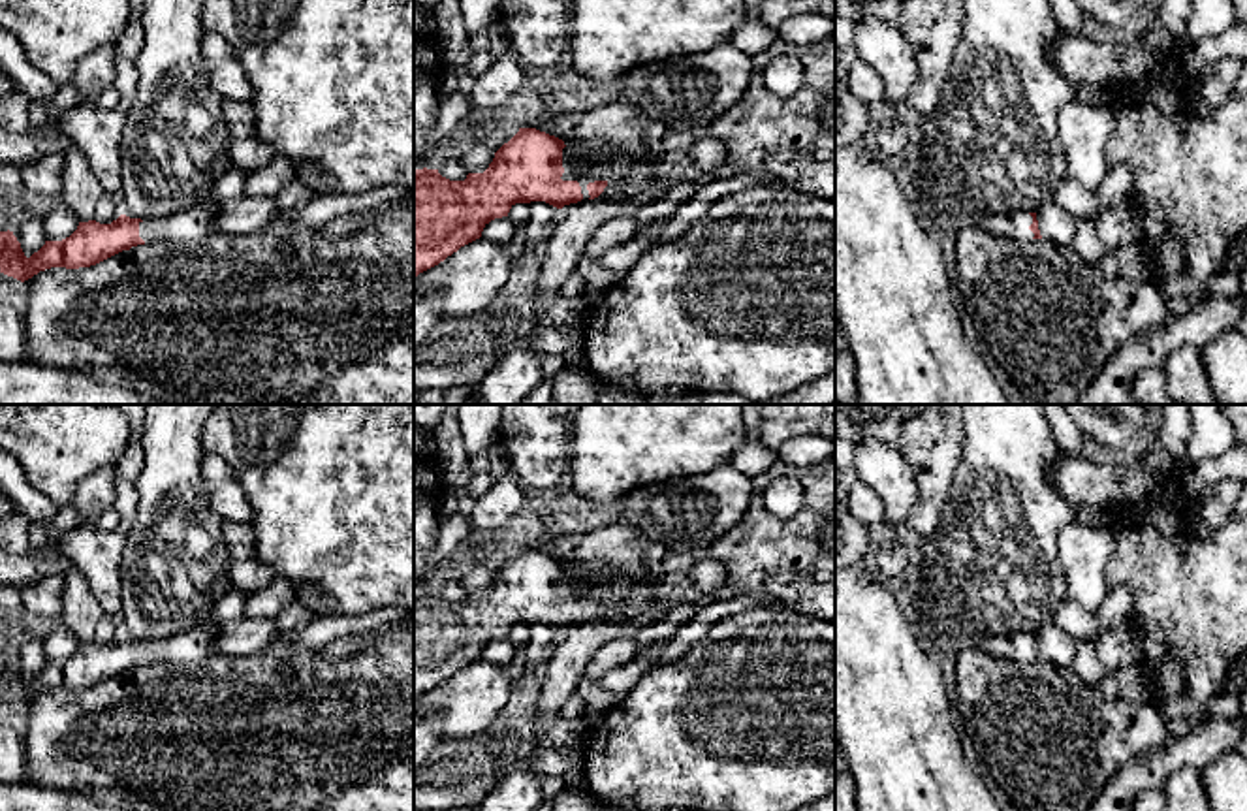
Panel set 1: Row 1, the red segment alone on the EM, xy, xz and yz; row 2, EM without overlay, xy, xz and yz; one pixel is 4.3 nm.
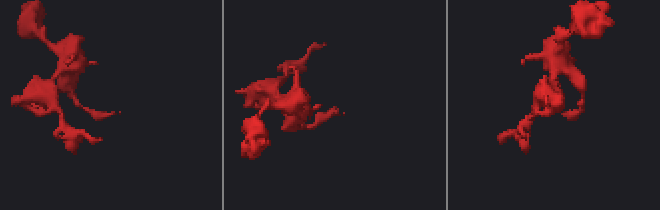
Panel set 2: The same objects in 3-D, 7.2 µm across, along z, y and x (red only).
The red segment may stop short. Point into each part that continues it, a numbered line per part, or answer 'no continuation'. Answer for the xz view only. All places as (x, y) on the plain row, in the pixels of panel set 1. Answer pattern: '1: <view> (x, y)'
1: xz (584, 591)

